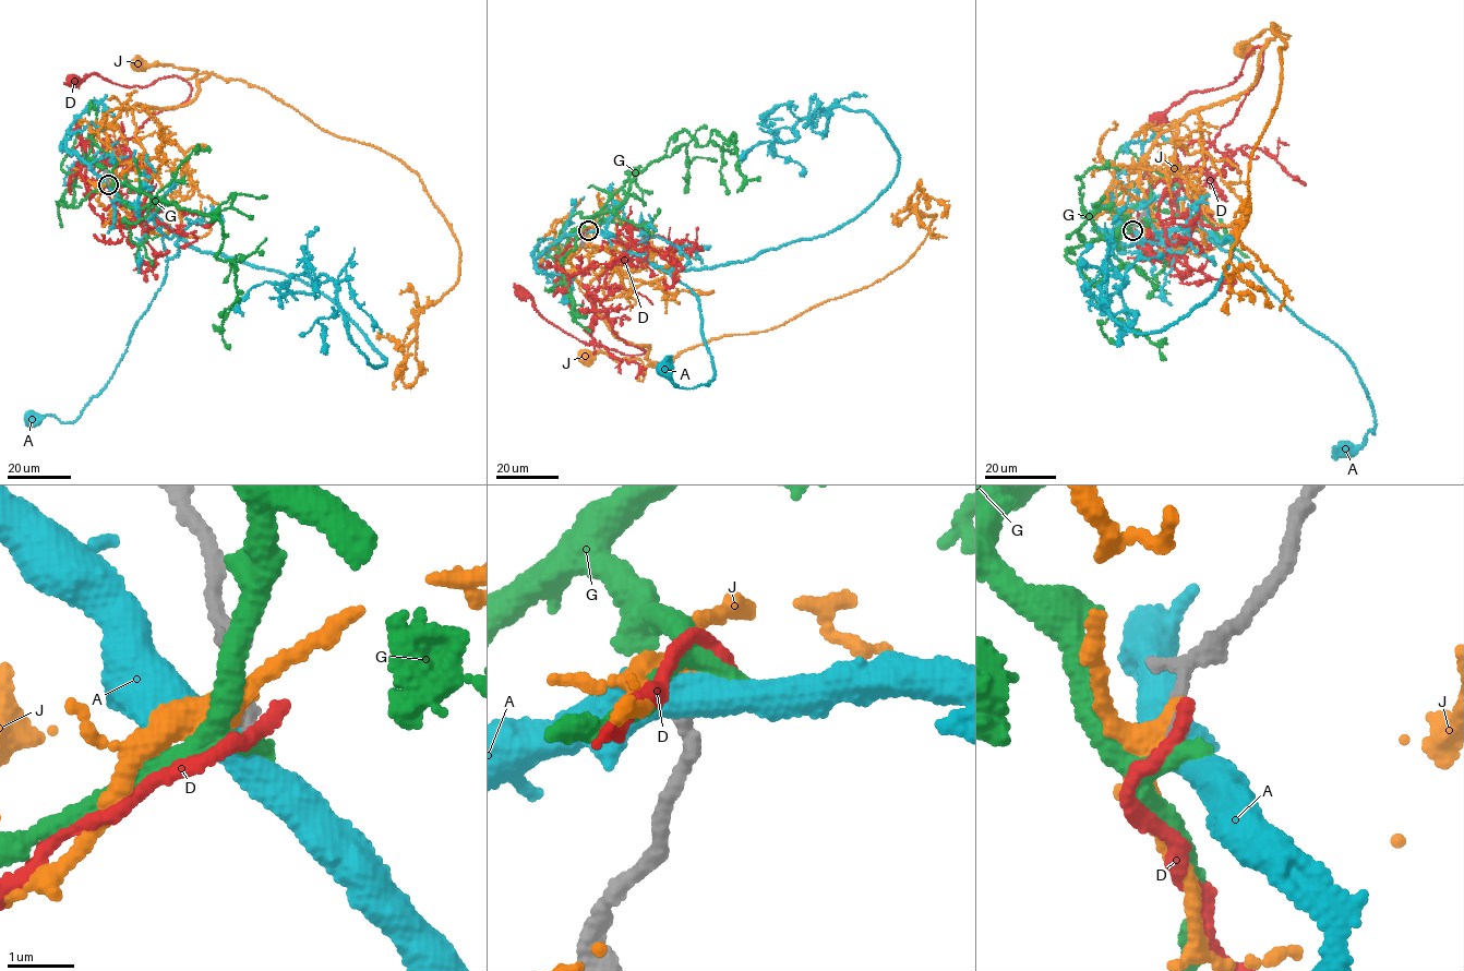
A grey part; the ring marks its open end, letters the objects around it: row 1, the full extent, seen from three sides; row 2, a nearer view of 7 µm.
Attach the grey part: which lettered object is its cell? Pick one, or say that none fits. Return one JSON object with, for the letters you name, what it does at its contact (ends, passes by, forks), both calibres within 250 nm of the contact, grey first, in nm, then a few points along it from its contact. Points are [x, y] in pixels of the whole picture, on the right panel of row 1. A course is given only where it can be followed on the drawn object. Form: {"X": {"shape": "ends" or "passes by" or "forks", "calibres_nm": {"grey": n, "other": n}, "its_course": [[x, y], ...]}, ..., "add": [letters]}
{"add": []}

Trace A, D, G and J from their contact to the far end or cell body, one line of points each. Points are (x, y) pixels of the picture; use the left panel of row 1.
A: (108, 186), (119, 199), (158, 218), (166, 274), (112, 378), (80, 416), (71, 422), (45, 415), (32, 419)
D: (108, 184), (85, 187), (81, 143), (104, 162), (191, 86), (174, 75), (144, 86), (94, 73), (72, 80)
G: (108, 186), (109, 175), (150, 208), (163, 200), (220, 220), (216, 256), (235, 264), (230, 349)
J: (108, 183), (132, 166), (116, 160), (105, 131), (120, 111), (136, 105), (187, 105), (208, 75), (140, 64)

